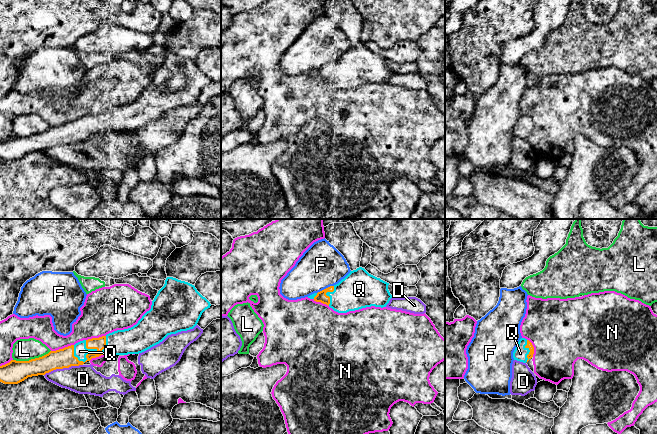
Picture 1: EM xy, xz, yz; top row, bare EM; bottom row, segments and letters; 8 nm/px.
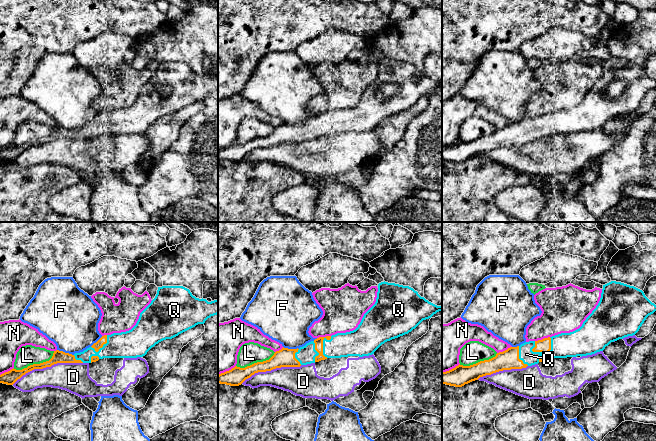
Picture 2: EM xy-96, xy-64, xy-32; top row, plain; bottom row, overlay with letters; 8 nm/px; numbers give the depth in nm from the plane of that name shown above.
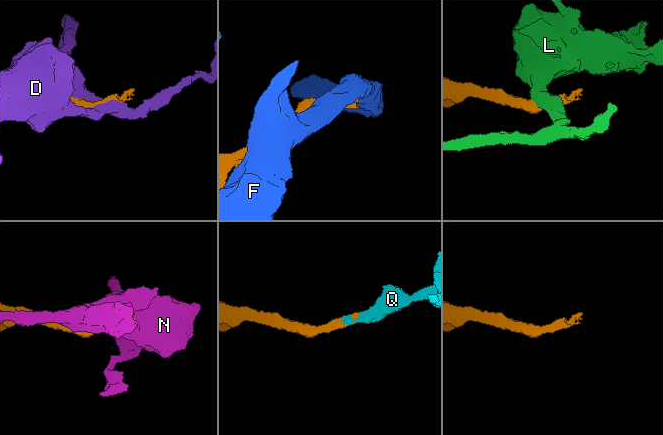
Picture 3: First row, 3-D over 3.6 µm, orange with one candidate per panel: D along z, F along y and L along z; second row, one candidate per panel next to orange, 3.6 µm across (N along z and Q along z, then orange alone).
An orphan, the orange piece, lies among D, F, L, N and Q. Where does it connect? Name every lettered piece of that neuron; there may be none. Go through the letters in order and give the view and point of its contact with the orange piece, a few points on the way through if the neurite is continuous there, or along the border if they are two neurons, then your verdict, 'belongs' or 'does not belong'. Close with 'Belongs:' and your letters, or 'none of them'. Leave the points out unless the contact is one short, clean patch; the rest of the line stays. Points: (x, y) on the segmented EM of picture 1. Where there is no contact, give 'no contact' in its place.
D: contact xy (63, 367); does not belong
F: contact xz (326, 288); does not belong
L: contact xy (31, 359); does not belong
N: contact xy (63, 348); does not belong
Q: contact xy (82, 361); way xy (63, 358), (77, 358), (82, 361), (80, 351); belongs
Belongs: Q

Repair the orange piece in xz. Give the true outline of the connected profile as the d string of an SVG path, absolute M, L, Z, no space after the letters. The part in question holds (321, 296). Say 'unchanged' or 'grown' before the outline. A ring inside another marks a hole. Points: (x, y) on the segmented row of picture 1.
grown | M359 267L342 279L308 298L328 305L338 313L347 313L366 307L386 307L393 296L388 290L389 283L369 274Z

